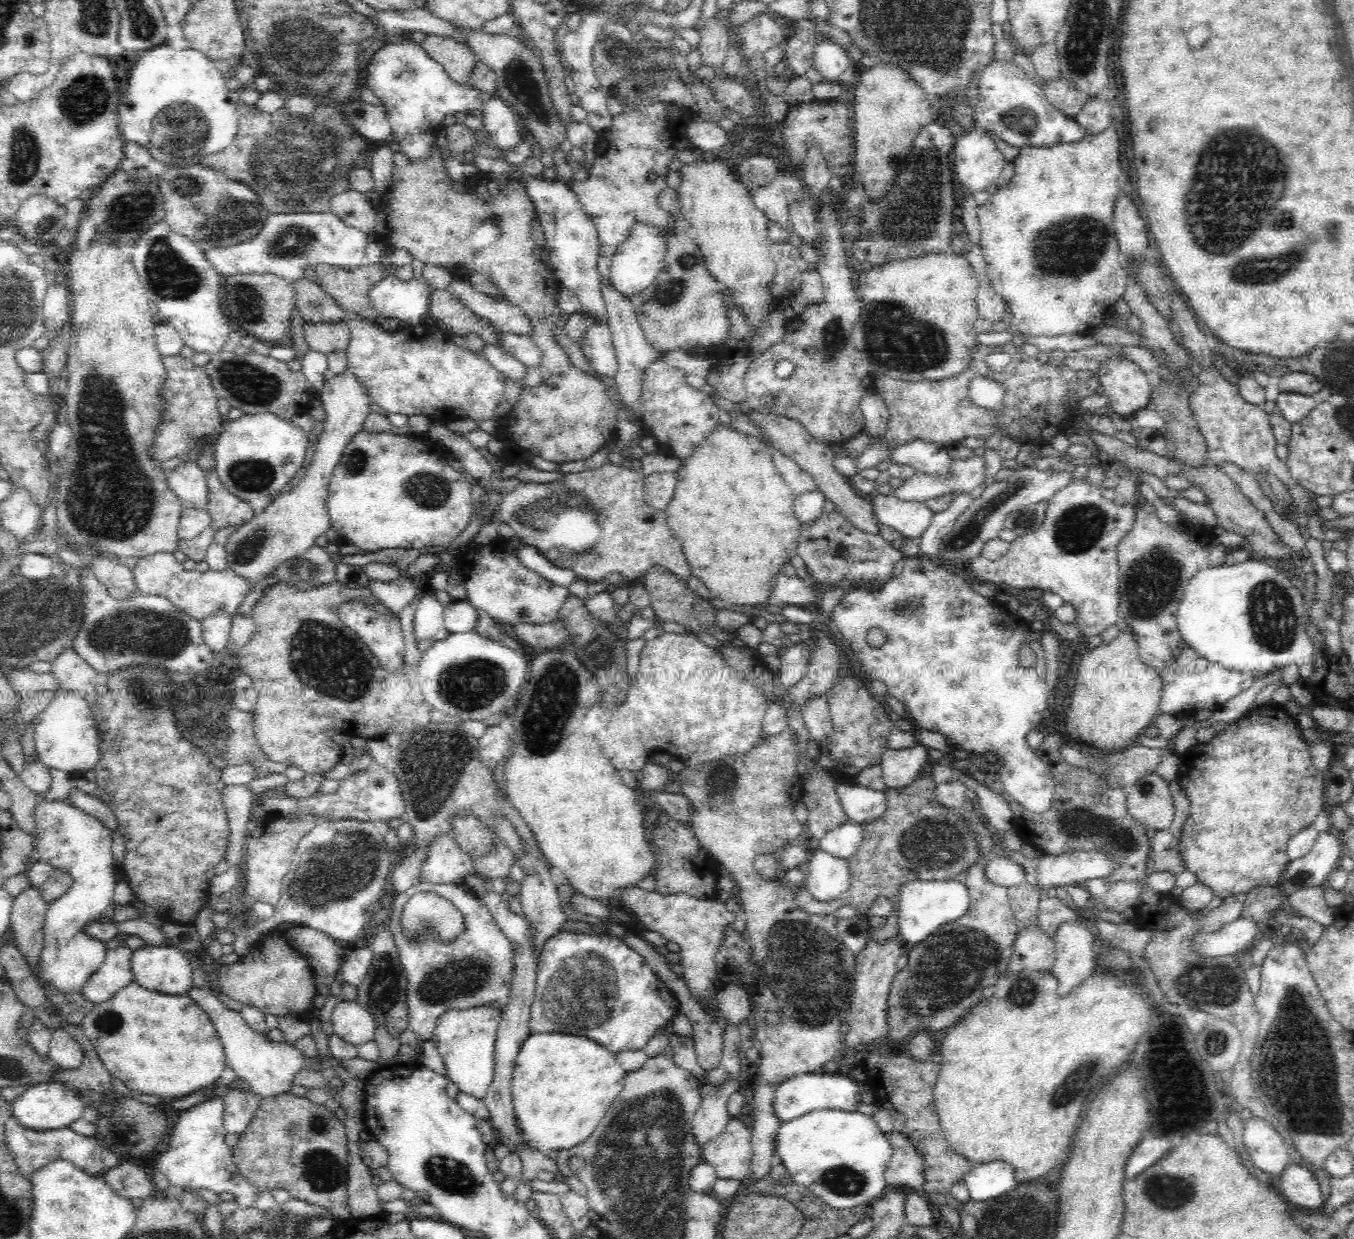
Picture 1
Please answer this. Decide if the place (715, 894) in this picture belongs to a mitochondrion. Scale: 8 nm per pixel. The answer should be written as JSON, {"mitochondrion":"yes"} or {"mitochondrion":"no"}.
{"mitochondrion":"no"}

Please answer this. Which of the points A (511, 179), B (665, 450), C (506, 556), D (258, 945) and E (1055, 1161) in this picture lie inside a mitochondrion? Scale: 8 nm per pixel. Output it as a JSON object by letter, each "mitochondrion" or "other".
{"A":"other","B":"other","C":"other","D":"other","E":"other"}

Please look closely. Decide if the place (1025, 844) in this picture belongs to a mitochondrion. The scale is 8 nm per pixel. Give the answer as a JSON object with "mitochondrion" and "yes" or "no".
{"mitochondrion":"no"}

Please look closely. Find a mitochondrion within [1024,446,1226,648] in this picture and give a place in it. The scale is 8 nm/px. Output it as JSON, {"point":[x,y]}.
{"point":[1151,582]}

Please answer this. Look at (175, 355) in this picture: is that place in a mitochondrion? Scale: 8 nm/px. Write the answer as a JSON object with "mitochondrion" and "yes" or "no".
{"mitochondrion":"no"}

